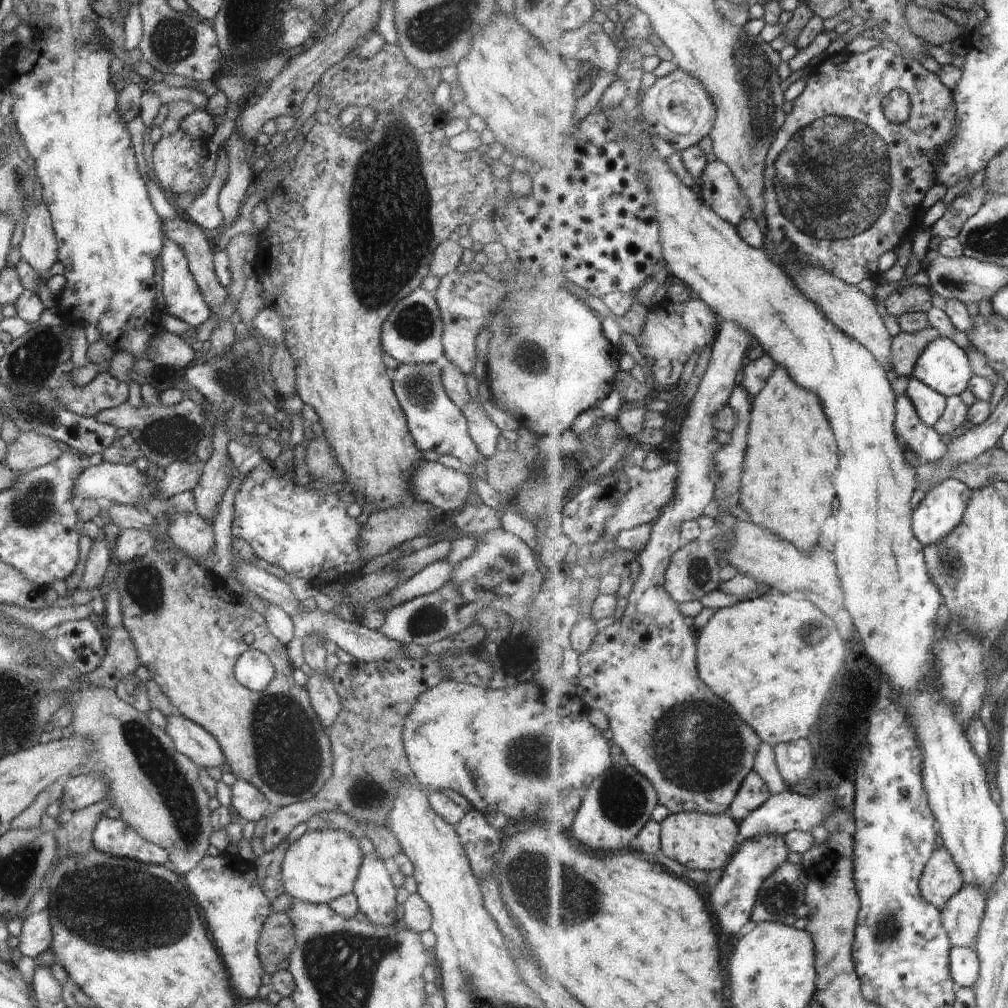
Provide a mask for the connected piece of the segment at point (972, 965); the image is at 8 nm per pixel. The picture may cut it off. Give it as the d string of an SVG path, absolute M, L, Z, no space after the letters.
M953 947L951 969L958 987L976 988L981 975L981 958L977 949Z

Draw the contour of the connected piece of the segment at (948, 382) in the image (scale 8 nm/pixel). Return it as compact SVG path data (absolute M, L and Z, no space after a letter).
M942 336L927 346L913 376L948 399L968 390L975 377L966 350L962 350L954 340Z

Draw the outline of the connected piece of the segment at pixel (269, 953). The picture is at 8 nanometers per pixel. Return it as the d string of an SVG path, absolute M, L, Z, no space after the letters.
M272 913L262 925L259 936L258 954L262 966L268 974L288 970L284 958L289 958L293 946L293 925L285 913Z

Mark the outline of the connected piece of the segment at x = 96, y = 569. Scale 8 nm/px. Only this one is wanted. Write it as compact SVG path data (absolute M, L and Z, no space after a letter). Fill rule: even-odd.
M105 533L92 539L90 545L84 575L79 587L94 590L94 588L98 588L110 567L112 552L108 549L108 539Z

